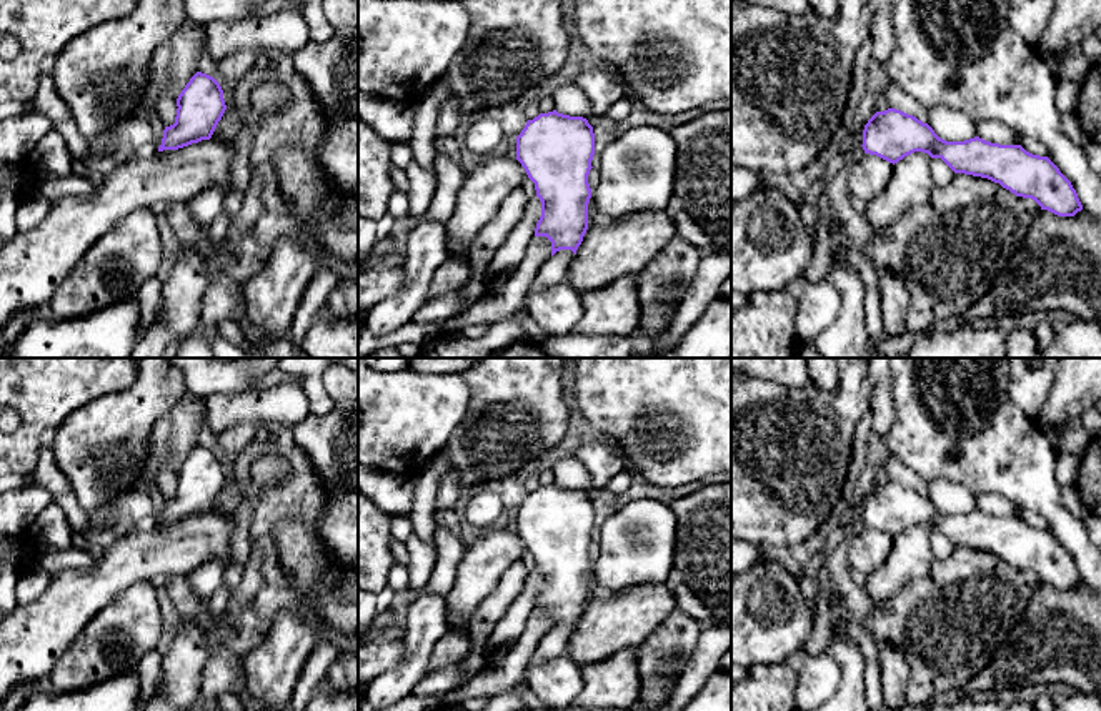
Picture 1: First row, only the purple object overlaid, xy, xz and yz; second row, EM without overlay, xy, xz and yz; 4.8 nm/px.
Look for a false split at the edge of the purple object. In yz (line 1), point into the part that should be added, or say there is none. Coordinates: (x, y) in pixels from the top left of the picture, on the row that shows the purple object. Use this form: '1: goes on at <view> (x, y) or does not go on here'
1: does not go on here

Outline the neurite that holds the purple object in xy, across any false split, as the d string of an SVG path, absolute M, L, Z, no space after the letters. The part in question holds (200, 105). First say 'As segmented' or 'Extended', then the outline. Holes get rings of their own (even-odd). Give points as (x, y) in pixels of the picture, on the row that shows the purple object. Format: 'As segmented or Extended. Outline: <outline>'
As segmented. Outline: M197 72L185 85L177 107L175 123L165 127L158 152L210 140L227 110L220 83L202 72Z

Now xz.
As segmented. Outline: M556 110L528 120L516 137L516 160L541 201L535 236L551 241L551 256L560 250L576 255L588 230L593 155L595 133L588 120Z

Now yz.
As segmented. Outline: M896 108L876 112L868 120L861 147L864 153L893 165L914 152L928 153L941 158L954 173L988 178L1058 216L1074 216L1083 210L1071 181L1048 157L1033 155L1021 145L999 145L979 137L946 142L928 123Z

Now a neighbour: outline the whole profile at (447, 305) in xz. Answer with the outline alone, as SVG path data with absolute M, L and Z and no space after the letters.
M471 270L470 278L463 286L448 290L446 293L426 300L413 315L413 321L420 325L443 323L465 311L466 308L461 296L473 276L475 273Z

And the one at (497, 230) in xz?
M516 186L500 205L498 213L485 225L473 240L466 261L475 276L463 291L465 308L486 295L486 270L495 253L505 245L513 228L526 210L528 198L521 186Z

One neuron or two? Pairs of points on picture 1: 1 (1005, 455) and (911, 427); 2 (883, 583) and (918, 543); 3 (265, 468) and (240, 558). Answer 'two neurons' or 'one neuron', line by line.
1: one neuron
2: one neuron
3: one neuron

